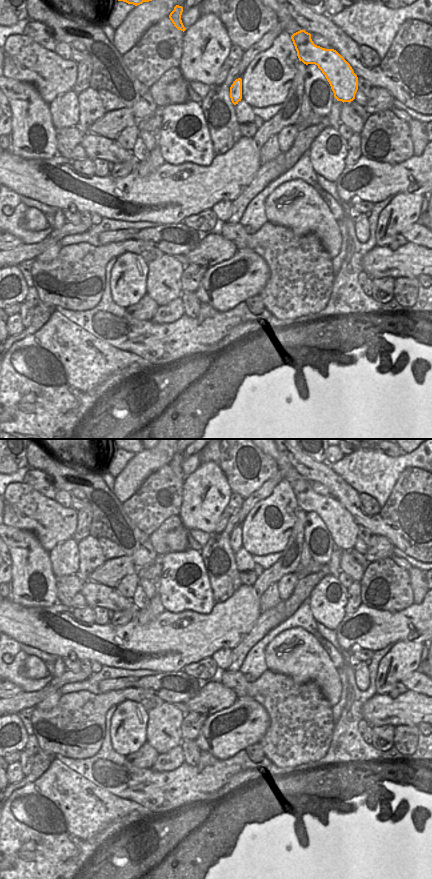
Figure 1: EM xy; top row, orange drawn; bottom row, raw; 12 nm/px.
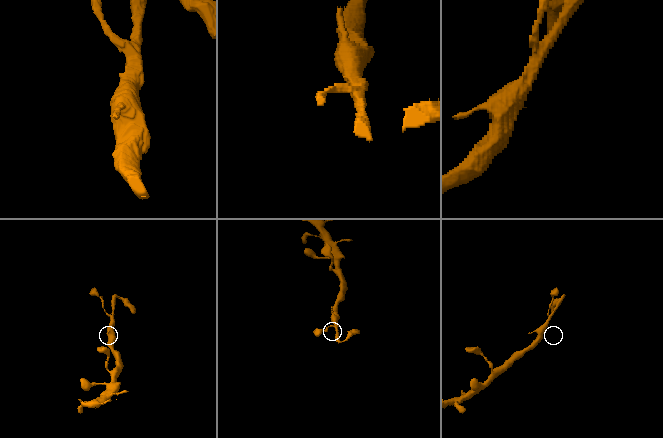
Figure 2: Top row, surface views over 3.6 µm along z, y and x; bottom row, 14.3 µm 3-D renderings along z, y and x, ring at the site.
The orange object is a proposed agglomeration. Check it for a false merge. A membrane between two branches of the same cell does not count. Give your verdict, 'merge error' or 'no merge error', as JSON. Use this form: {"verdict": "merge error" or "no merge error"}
{"verdict": "no merge error"}

